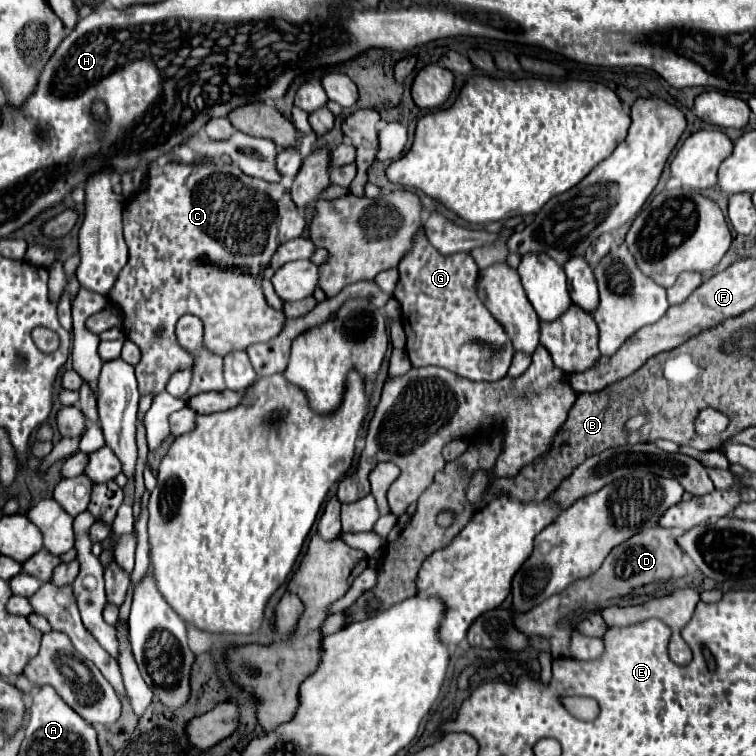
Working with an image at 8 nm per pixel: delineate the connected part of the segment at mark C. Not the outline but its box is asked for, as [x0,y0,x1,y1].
[109,162,305,396]

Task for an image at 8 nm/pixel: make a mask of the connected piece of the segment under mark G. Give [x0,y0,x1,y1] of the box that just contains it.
[393,230,513,380]

